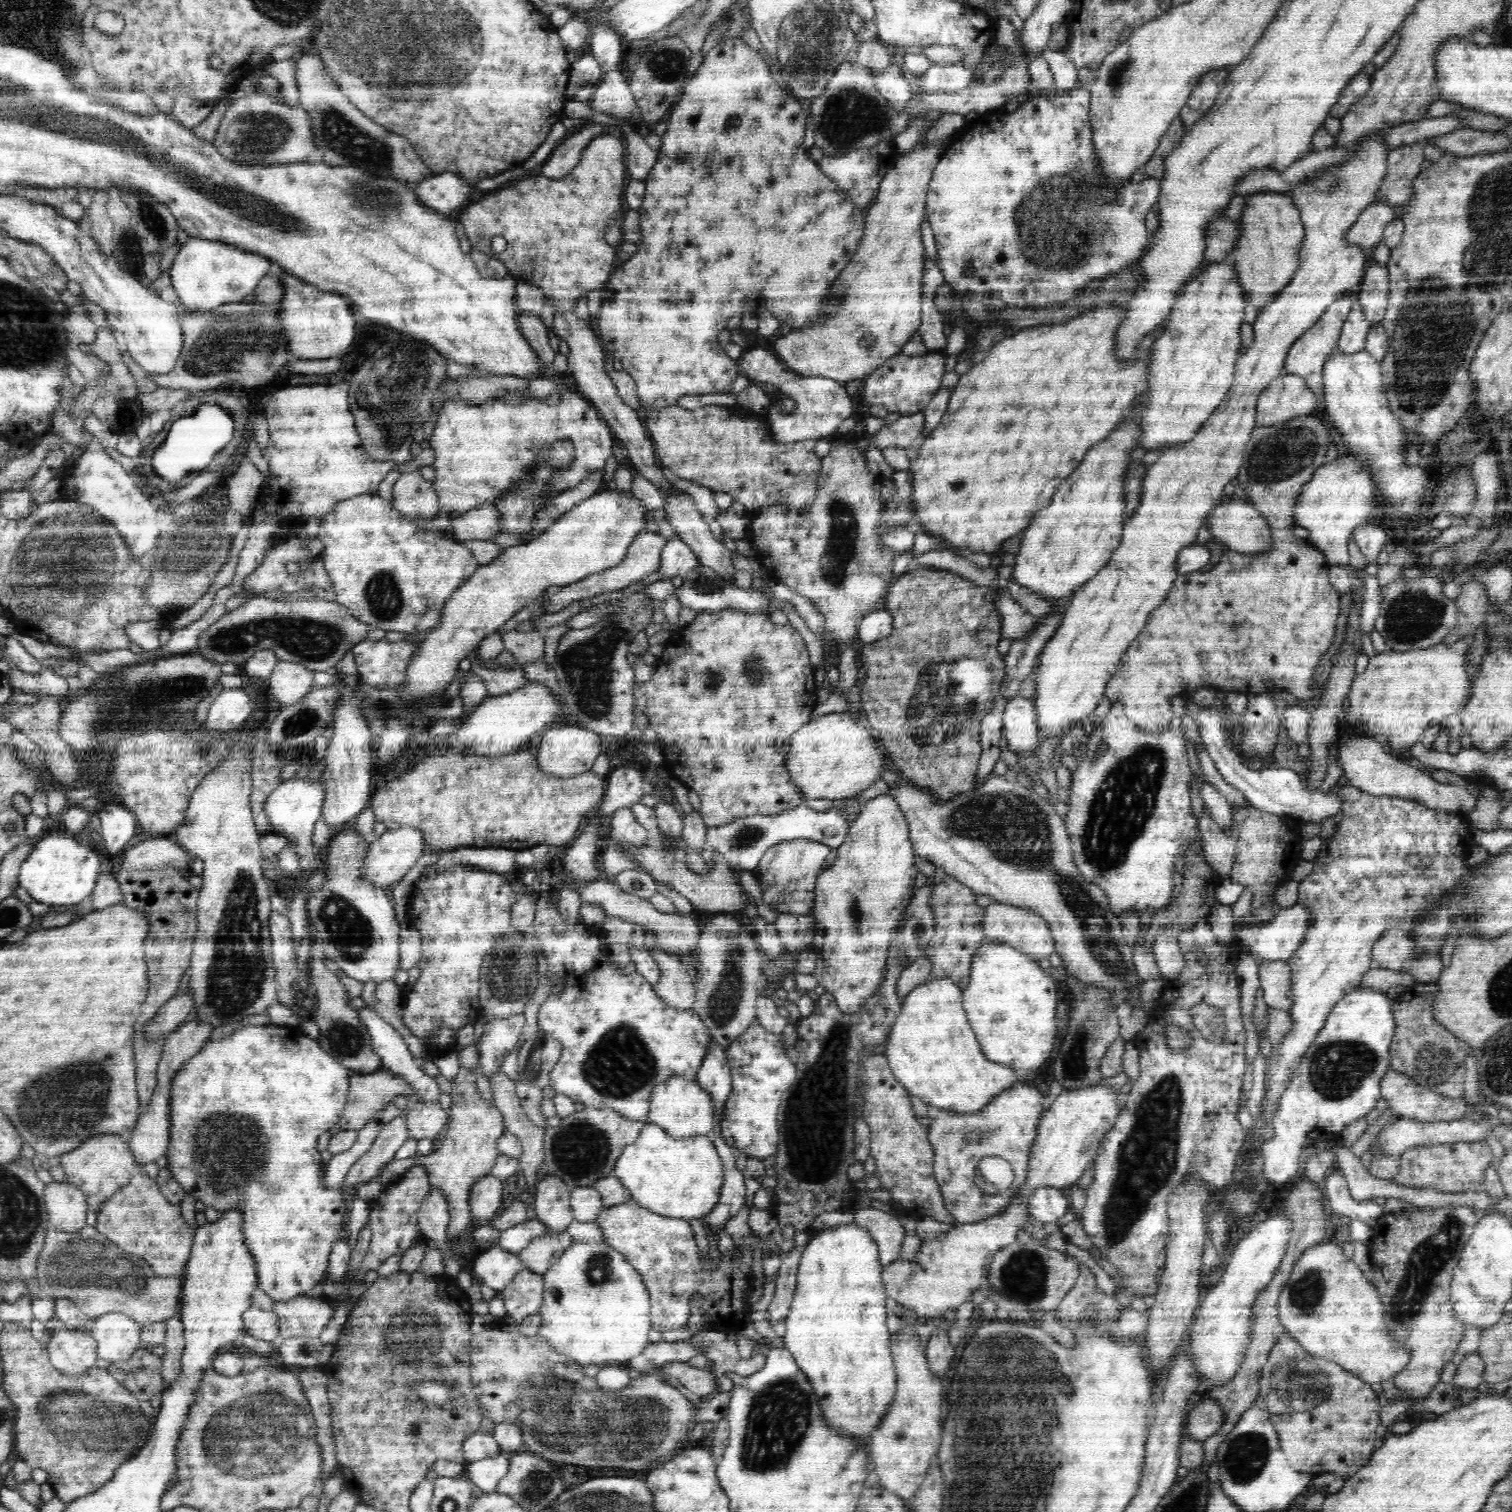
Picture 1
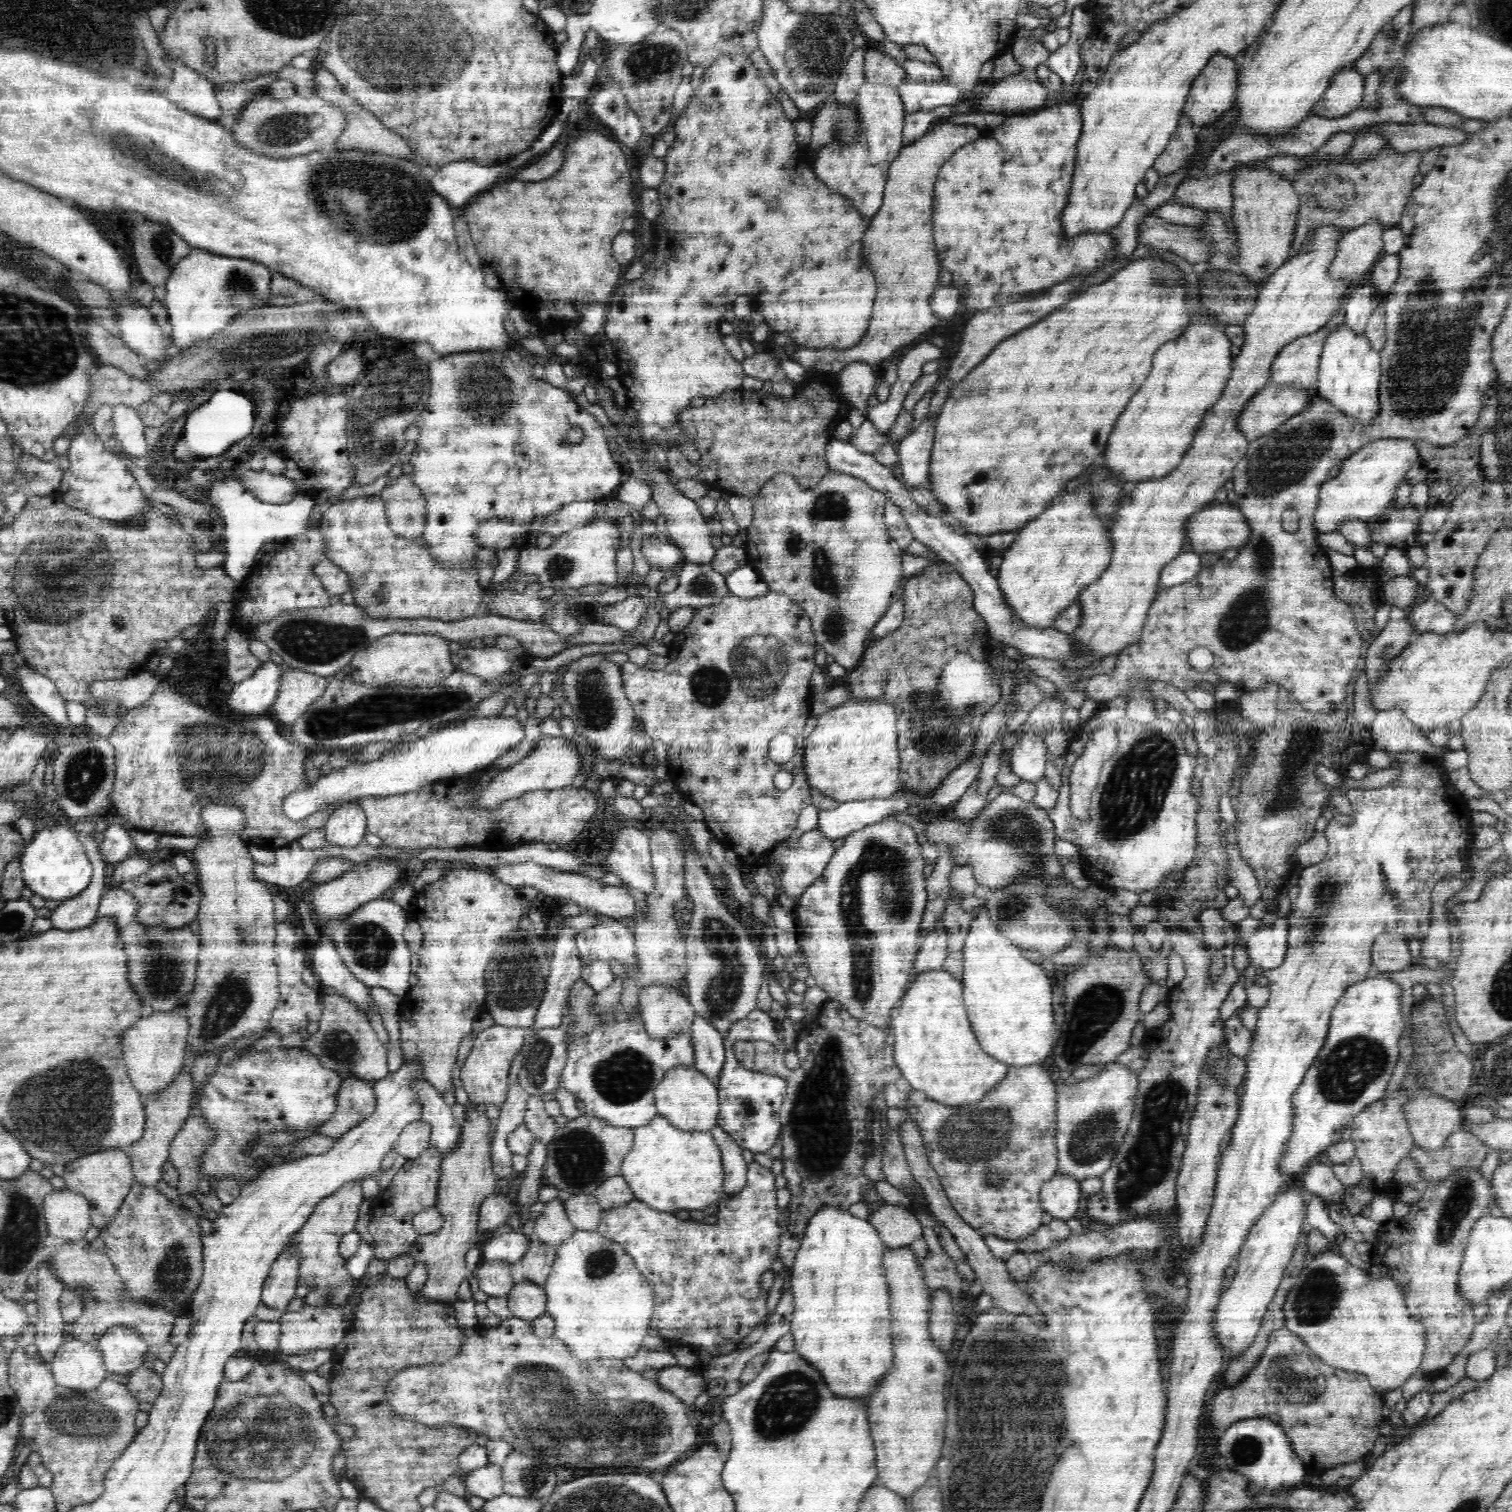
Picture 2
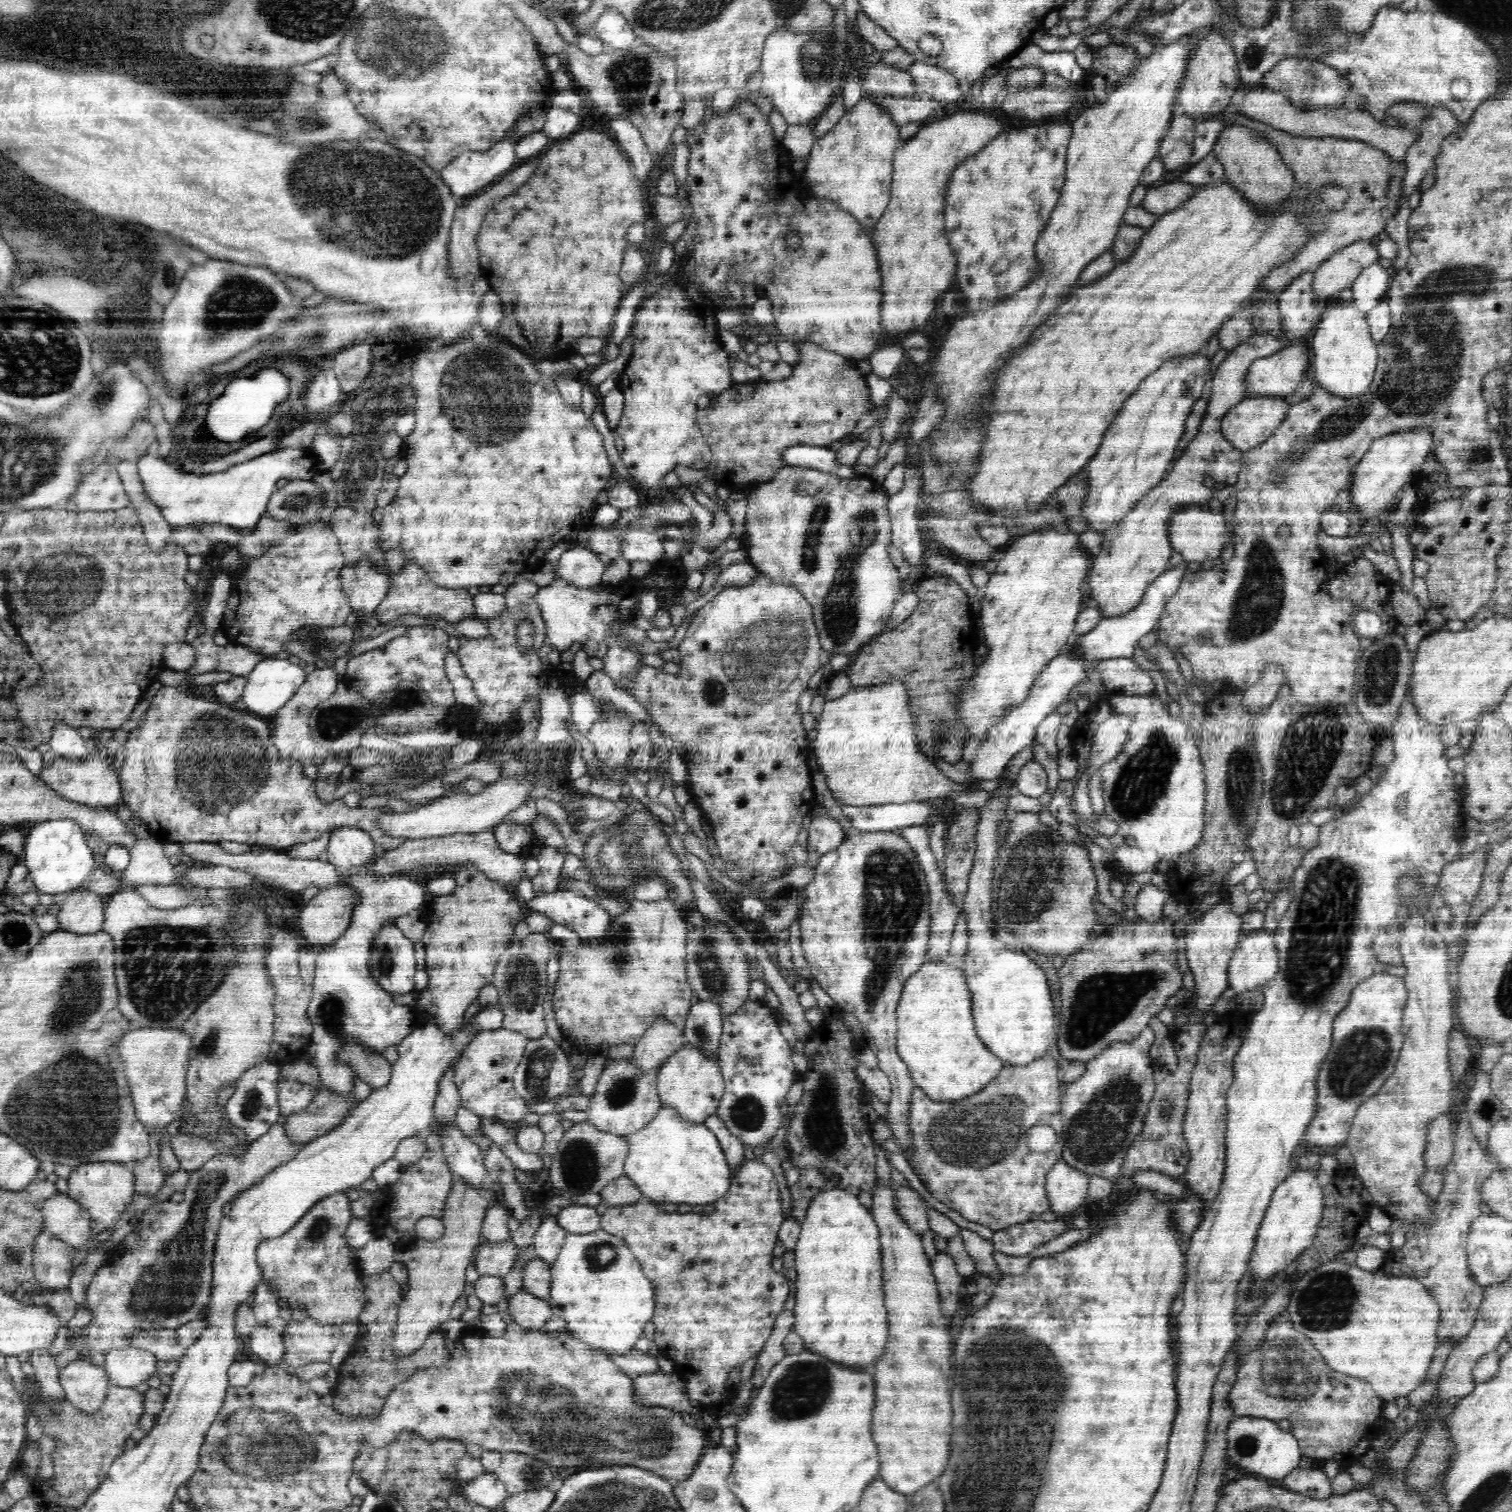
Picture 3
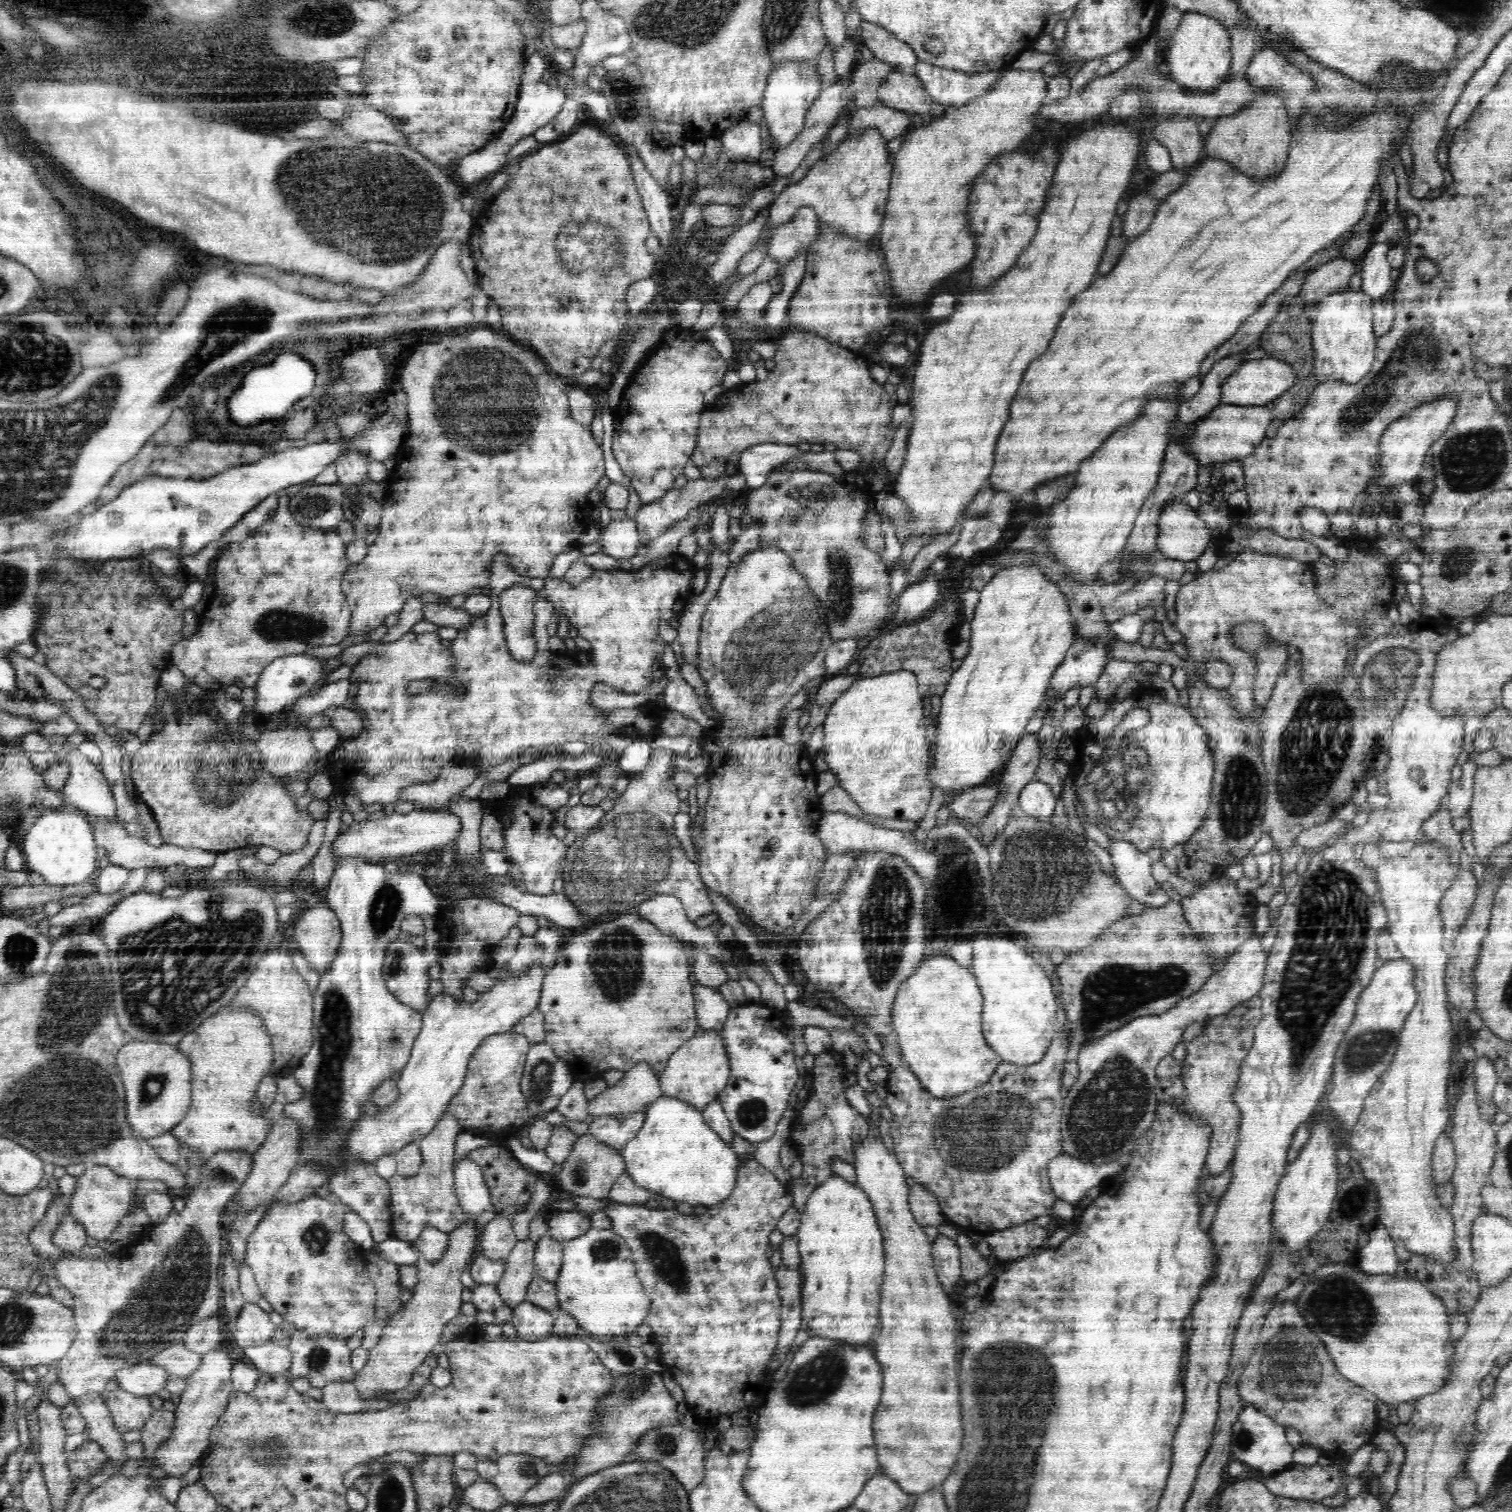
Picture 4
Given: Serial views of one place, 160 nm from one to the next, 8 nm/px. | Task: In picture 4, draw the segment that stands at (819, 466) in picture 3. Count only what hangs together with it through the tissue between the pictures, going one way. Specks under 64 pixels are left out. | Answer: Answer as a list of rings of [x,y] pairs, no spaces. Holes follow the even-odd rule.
[[[765,443],[746,448],[740,456],[738,471],[746,477],[746,486],[753,490],[760,488],[777,466],[806,454],[798,450],[796,445]]]

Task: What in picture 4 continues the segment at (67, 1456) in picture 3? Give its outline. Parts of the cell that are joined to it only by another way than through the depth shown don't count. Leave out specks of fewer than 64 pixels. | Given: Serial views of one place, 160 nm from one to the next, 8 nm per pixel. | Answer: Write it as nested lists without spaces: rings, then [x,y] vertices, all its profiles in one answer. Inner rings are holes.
[[[111,1386],[104,1394],[114,1427],[120,1434],[139,1430],[150,1421],[154,1408],[148,1397],[134,1396],[119,1386]],[[88,1440],[71,1452],[66,1460],[72,1477],[85,1480],[88,1477],[98,1478],[103,1464],[108,1463],[106,1454],[96,1440]]]

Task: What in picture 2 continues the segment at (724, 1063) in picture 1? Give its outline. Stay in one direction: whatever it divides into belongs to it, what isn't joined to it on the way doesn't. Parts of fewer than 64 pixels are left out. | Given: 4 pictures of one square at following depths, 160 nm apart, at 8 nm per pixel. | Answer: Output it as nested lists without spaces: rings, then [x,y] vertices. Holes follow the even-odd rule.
[[[696,1015],[689,1034],[693,1039],[696,1069],[716,1082],[725,1061],[722,1033],[709,1020]]]

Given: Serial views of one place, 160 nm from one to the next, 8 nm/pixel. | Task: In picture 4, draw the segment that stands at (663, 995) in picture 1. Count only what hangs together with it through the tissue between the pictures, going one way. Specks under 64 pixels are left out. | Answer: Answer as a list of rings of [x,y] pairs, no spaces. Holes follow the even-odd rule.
[[[645,1062],[636,1064],[634,1068],[630,1069],[614,1086],[606,1088],[595,1099],[588,1100],[588,1111],[590,1111],[591,1118],[600,1116],[630,1116],[630,1114],[634,1114],[638,1110],[644,1110],[644,1106],[663,1096],[659,1078],[654,1075],[654,1071]]]

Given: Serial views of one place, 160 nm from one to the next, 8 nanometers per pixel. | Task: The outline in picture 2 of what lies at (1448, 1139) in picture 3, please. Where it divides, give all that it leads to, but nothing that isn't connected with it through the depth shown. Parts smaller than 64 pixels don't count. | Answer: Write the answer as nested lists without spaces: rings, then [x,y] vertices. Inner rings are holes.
[[[1423,1090],[1412,1094],[1410,1100],[1404,1104],[1404,1109],[1406,1109],[1406,1122],[1413,1136],[1415,1146],[1424,1150],[1442,1148],[1449,1136],[1462,1129],[1465,1123],[1464,1111],[1461,1109],[1460,1103],[1445,1099],[1434,1093],[1423,1092]]]

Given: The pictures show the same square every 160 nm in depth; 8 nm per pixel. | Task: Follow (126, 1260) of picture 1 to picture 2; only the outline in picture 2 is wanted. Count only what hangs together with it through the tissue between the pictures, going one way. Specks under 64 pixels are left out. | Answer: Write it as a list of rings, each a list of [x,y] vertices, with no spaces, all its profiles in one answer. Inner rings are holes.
[[[87,1239],[66,1240],[66,1242],[55,1252],[50,1252],[48,1263],[50,1263],[51,1272],[65,1285],[70,1287],[70,1291],[80,1290],[83,1302],[83,1314],[76,1323],[67,1324],[64,1327],[66,1341],[76,1340],[88,1343],[104,1335],[108,1329],[114,1326],[128,1326],[142,1335],[144,1341],[150,1346],[164,1345],[169,1343],[172,1333],[172,1326],[175,1322],[175,1316],[172,1313],[152,1307],[144,1301],[137,1299],[130,1301],[124,1298],[126,1283],[118,1276],[113,1262],[110,1262],[109,1256],[100,1251],[90,1248],[84,1249],[86,1244],[90,1244]]]

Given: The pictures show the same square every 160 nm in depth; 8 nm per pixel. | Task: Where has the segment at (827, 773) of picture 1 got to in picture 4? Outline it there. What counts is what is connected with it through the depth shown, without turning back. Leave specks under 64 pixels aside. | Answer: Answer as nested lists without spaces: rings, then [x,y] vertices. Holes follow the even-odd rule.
[[[901,670],[856,680],[828,710],[823,724],[825,739],[822,749],[826,768],[838,777],[838,785],[866,815],[915,822],[925,816],[933,789],[927,774],[930,744],[926,738],[922,699],[916,675]]]

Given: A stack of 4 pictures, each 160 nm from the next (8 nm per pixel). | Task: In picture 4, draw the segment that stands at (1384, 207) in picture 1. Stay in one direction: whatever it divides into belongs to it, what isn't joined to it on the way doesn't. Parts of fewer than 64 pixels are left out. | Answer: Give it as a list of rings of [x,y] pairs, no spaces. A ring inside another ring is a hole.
[[[1344,257],[1322,264],[1314,272],[1308,274],[1297,296],[1303,300],[1304,308],[1319,303],[1329,294],[1348,289],[1348,282],[1355,272],[1354,260]]]

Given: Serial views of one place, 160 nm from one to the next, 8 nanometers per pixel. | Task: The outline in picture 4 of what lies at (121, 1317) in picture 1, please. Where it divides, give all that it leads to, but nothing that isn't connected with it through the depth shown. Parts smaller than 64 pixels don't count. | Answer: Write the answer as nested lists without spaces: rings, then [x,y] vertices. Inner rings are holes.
[[[138,1362],[116,1372],[114,1386],[134,1396],[149,1397],[166,1388],[169,1372],[153,1362]]]

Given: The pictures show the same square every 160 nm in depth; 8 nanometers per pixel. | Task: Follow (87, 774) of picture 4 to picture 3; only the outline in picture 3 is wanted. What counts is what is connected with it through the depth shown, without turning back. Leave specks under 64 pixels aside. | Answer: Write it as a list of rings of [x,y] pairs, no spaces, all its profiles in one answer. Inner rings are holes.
[[[61,720],[56,722],[49,744],[57,757],[86,758],[90,752],[90,745],[82,739],[78,728]]]

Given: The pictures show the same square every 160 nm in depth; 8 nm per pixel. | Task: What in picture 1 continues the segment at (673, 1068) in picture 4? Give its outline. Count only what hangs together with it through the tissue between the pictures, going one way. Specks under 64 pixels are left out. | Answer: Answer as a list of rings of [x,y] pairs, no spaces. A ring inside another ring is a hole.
[[[680,1076],[668,1078],[656,1085],[651,1094],[647,1124],[658,1125],[673,1139],[710,1135],[714,1128],[714,1101],[698,1082]]]

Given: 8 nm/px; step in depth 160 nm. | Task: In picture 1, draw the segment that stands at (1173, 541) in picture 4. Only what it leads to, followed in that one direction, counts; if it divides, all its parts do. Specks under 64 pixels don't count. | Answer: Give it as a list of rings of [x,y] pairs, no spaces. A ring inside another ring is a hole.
[[[1234,496],[1230,502],[1222,502],[1220,506],[1213,508],[1208,516],[1206,526],[1210,531],[1212,541],[1234,553],[1256,554],[1265,553],[1270,550],[1272,544],[1272,533],[1266,524],[1266,519],[1254,505],[1244,498]]]

